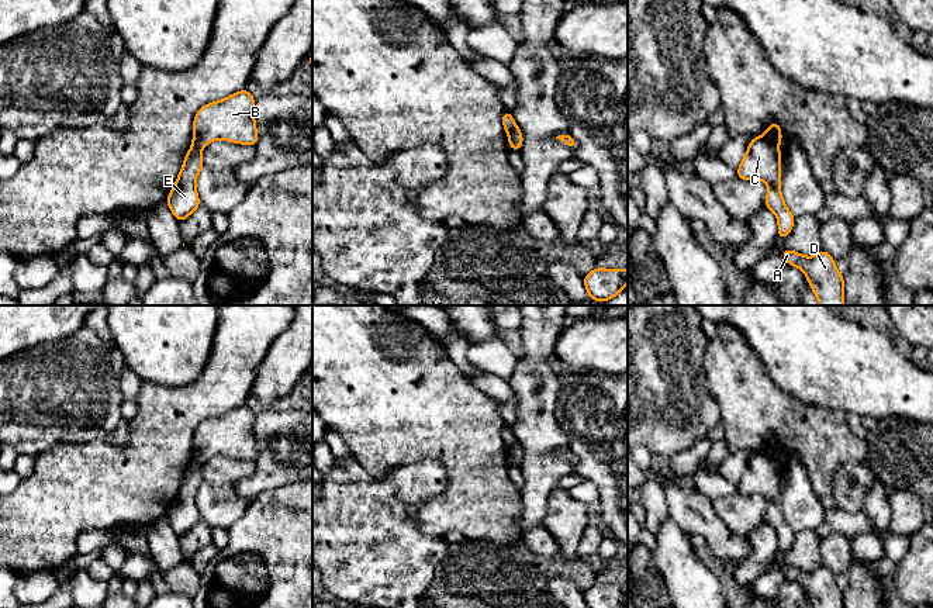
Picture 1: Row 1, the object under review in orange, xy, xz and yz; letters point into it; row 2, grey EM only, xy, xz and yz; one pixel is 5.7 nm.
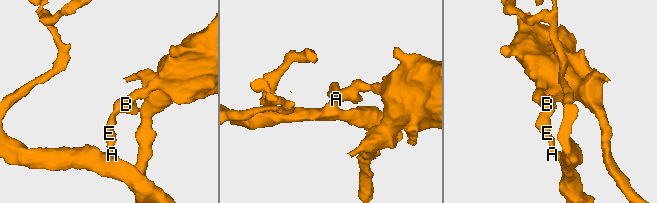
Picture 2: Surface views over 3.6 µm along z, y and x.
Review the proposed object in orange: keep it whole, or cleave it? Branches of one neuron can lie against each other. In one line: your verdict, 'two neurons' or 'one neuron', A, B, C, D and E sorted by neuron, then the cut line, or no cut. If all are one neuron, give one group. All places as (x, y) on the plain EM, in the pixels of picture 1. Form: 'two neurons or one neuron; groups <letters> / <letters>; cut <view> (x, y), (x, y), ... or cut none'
two neurons; groups A C D E / B; cut yz (760, 452), (774, 460)

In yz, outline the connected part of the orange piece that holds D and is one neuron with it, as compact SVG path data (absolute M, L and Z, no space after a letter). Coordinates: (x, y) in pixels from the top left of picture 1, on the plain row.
M784 564L782 573L788 580L801 584L806 590L813 608L844 608L843 591L826 566L820 566L815 571L808 573L798 567Z

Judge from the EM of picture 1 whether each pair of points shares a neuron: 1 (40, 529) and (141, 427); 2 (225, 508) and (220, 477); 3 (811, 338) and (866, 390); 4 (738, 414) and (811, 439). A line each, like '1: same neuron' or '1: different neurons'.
1: same neuron
2: different neurons
3: same neuron
4: same neuron

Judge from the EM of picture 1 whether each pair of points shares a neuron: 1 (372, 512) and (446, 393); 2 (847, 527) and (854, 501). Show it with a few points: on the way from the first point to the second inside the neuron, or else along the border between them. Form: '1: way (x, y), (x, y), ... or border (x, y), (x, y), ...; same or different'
1: border (434, 458), (397, 466), (380, 477), (369, 473); different
2: border (838, 505), (847, 511), (863, 511); different

